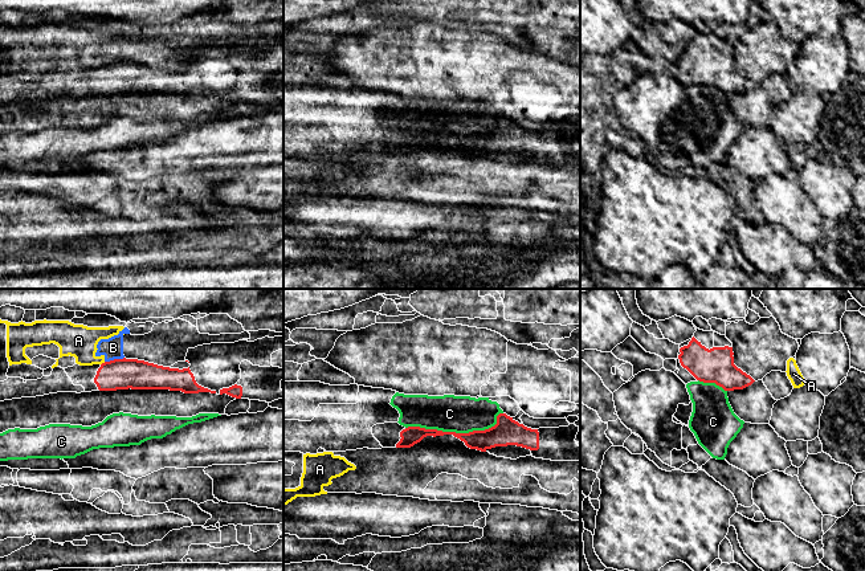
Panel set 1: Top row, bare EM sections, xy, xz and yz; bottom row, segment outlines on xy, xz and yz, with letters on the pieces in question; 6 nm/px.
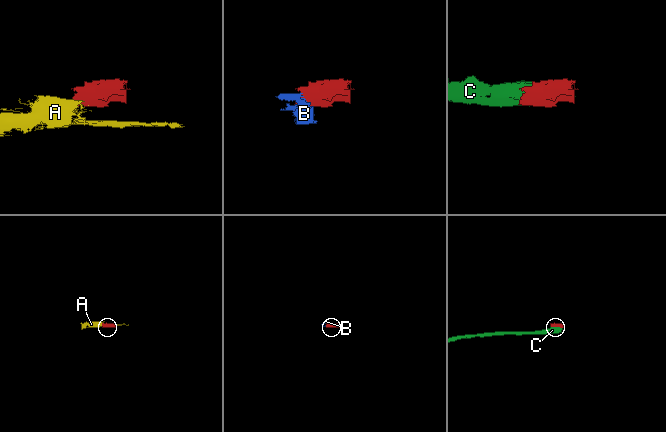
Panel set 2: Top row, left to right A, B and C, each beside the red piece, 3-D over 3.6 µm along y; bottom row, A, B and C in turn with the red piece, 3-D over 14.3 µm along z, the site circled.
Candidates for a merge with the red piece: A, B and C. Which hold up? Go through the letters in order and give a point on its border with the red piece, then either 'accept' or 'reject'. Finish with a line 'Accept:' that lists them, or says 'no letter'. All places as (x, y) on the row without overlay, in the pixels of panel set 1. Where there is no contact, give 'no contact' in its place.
A: xy (102, 66) | reject
B: xy (114, 62) | reject
C: xz (455, 135) | reject
Accept: no letter

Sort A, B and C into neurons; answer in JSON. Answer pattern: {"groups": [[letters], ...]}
{"groups": [["A", "B"], ["C"]]}

